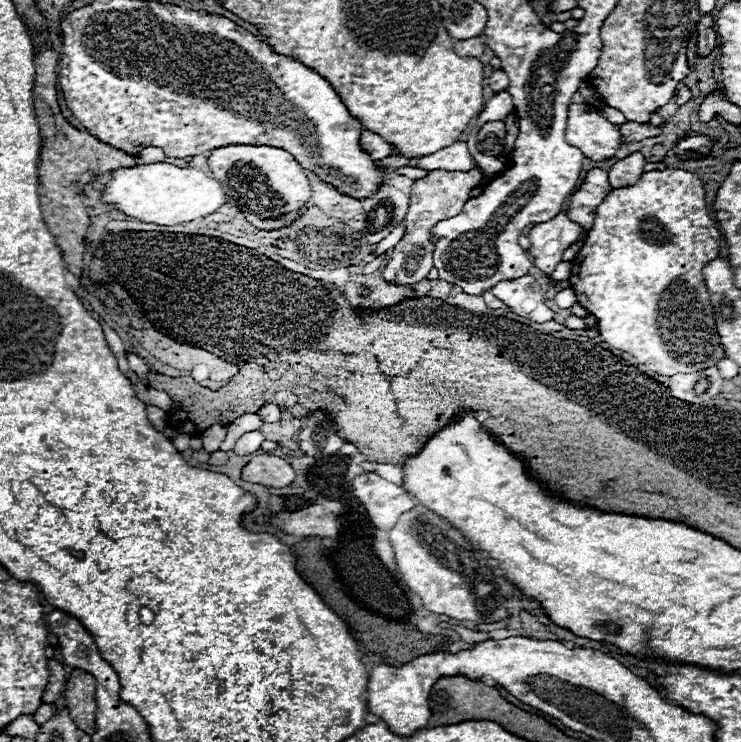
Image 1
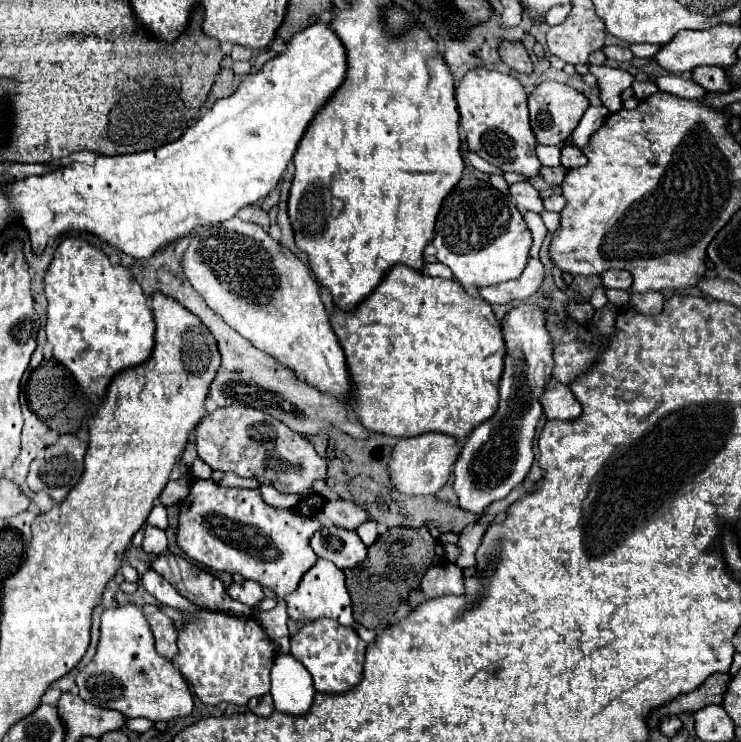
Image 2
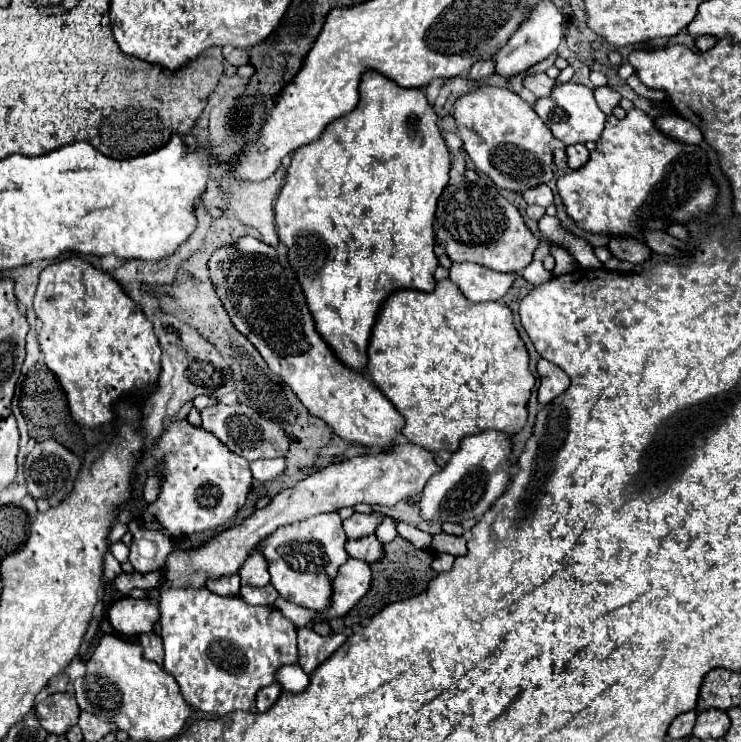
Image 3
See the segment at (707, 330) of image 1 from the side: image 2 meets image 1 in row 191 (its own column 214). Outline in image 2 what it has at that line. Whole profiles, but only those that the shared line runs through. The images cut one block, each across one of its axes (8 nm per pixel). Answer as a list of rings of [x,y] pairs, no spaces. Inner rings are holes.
[[[154,570],[144,572],[140,582],[160,604],[178,608],[192,618],[184,630],[178,632],[180,654],[174,658],[174,662],[178,664],[186,682],[194,688],[194,694],[200,698],[200,702],[246,704],[250,698],[262,696],[270,690],[270,668],[274,664],[276,652],[252,616],[236,618],[226,612],[198,608],[182,598],[178,590]]]

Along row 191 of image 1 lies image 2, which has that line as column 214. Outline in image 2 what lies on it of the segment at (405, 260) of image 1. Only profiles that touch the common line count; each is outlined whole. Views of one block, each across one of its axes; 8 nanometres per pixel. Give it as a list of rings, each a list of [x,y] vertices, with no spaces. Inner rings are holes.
[[[226,406],[218,408],[196,428],[198,458],[204,460],[212,470],[234,472],[240,478],[252,478],[260,484],[274,486],[282,494],[304,496],[316,480],[326,482],[326,462],[316,454],[314,446],[274,420],[268,412],[246,408],[246,406]],[[266,444],[274,444],[268,448]]]

